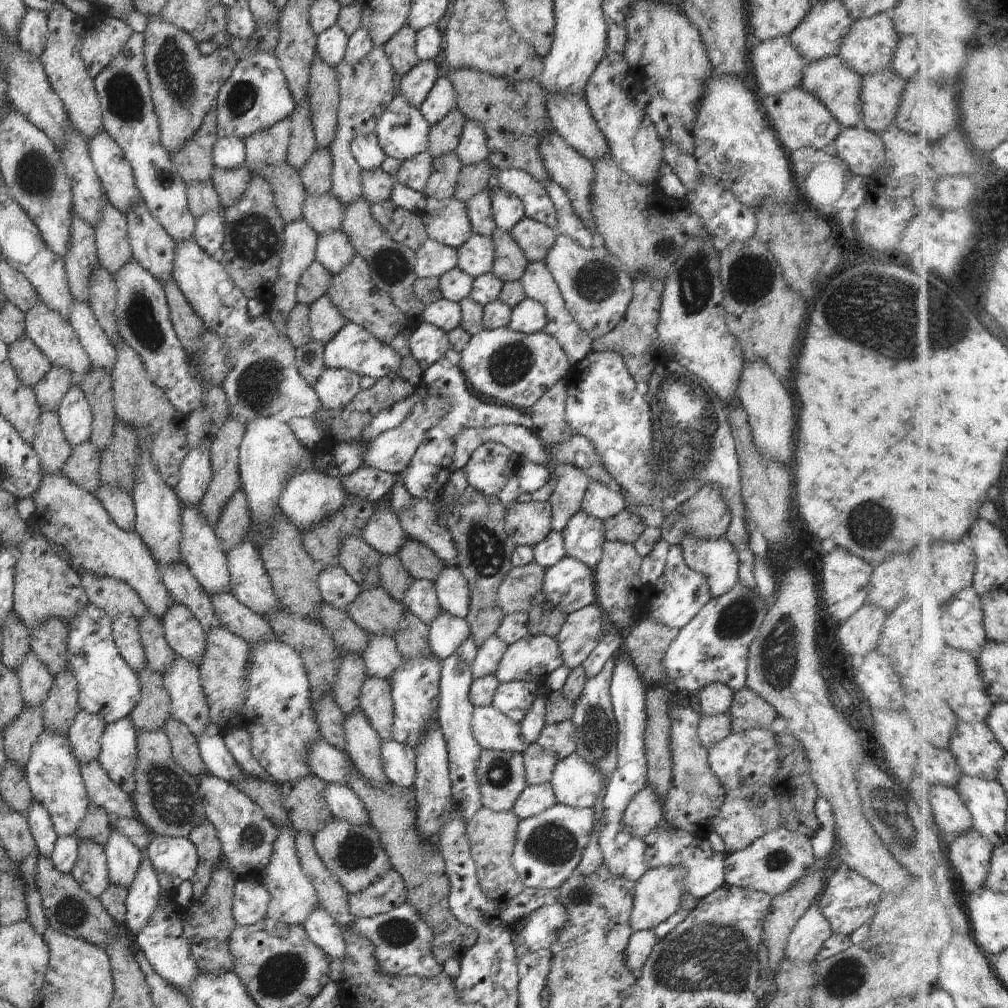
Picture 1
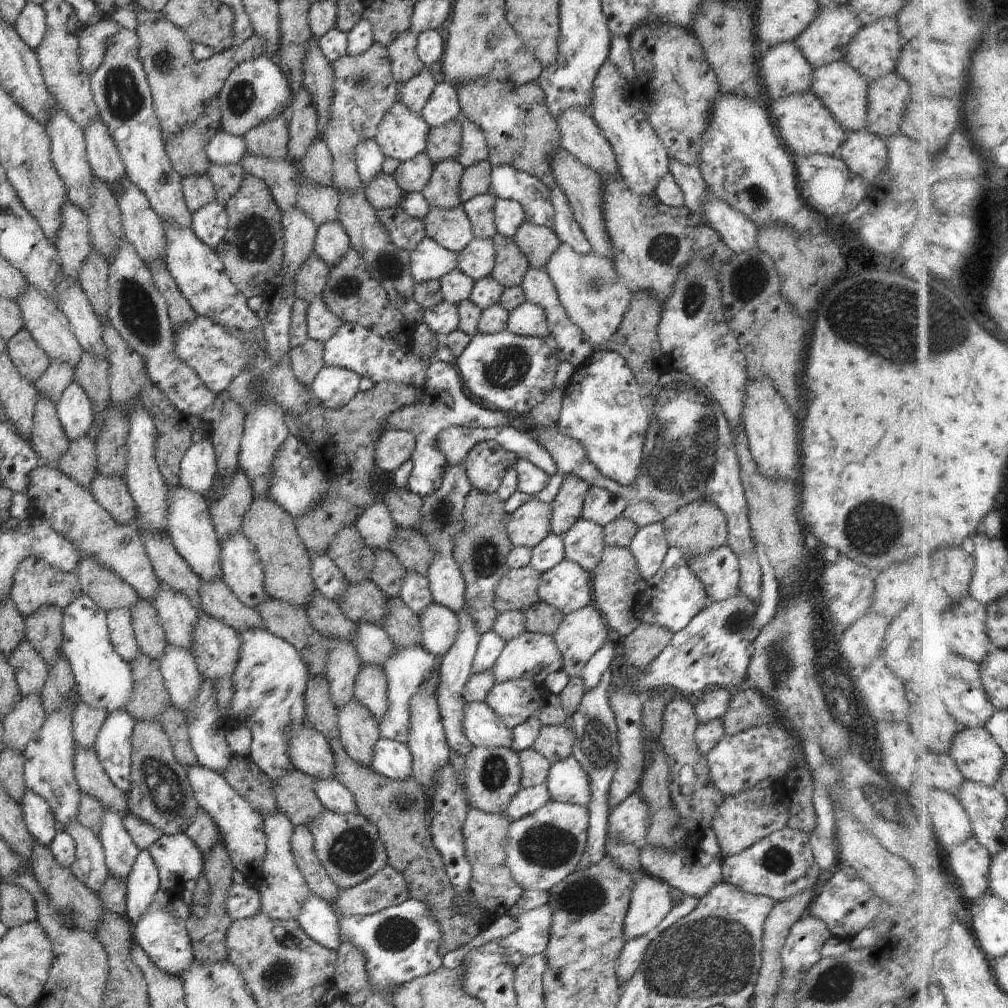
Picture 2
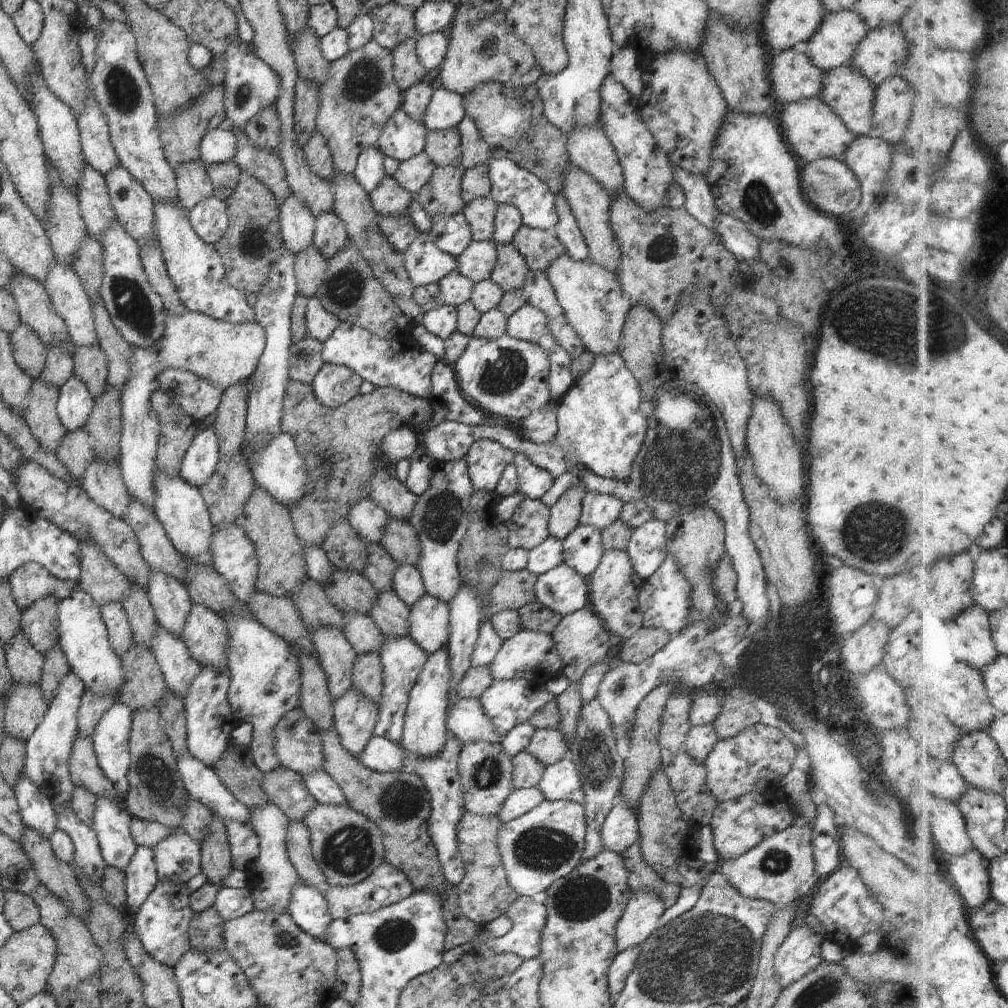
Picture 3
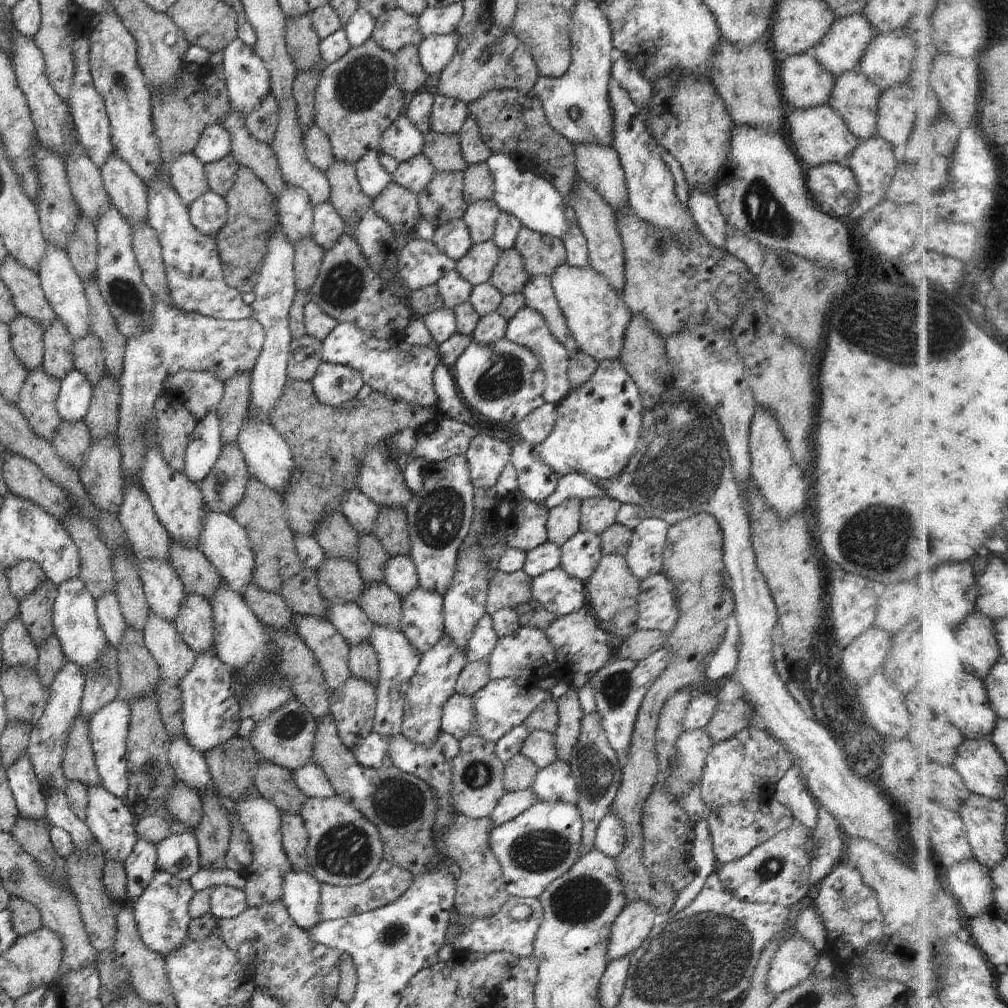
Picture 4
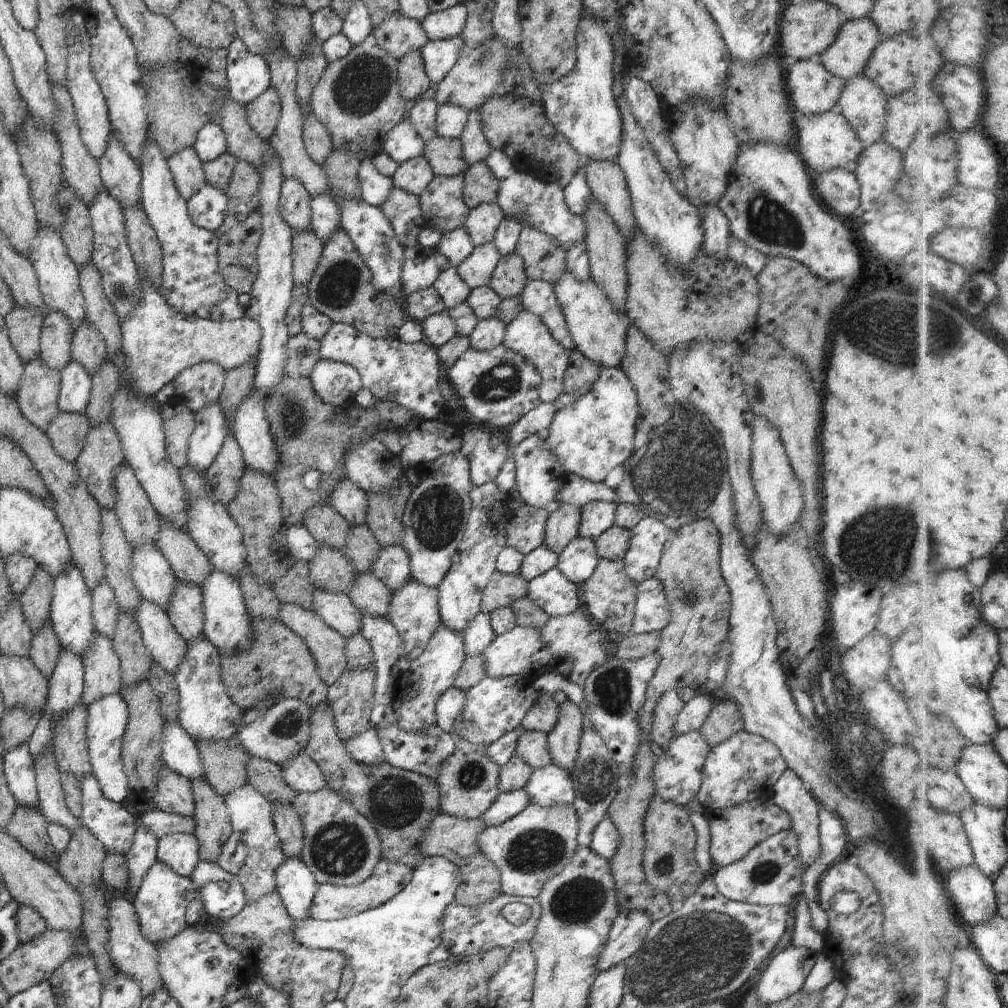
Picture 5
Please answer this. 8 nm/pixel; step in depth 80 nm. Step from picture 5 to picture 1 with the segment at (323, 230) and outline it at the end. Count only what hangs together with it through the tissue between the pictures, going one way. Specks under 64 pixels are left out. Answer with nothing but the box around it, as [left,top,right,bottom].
[315,230,355,275]

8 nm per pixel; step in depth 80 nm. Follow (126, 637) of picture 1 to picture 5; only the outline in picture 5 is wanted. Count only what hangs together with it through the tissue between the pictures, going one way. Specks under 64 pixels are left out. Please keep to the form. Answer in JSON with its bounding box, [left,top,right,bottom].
[91,580,120,640]

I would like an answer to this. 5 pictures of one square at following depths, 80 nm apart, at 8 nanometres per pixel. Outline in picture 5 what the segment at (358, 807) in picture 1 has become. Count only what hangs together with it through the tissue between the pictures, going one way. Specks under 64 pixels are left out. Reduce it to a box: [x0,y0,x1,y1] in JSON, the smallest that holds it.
[280,753,327,793]

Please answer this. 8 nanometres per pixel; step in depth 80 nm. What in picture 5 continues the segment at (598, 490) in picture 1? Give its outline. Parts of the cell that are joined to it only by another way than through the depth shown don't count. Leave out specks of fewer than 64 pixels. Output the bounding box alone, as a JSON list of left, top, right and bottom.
[579,501,618,539]

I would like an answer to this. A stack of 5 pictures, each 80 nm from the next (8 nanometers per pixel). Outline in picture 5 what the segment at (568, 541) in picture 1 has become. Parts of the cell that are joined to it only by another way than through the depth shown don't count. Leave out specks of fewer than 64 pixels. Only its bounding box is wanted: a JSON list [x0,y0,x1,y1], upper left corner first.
[557,535,599,586]

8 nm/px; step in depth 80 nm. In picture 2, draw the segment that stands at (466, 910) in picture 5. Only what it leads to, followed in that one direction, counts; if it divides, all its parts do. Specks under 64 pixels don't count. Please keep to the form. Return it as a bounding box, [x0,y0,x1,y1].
[503,904,553,957]

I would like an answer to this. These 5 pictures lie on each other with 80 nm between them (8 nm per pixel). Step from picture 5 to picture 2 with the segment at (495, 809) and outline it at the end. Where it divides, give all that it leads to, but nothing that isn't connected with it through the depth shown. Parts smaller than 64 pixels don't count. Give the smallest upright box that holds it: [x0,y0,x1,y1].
[504,785,551,821]

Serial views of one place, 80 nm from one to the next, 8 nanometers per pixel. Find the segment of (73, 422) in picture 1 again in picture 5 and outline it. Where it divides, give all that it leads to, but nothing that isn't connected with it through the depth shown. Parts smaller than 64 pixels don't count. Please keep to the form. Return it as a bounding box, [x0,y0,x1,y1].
[57,360,91,415]

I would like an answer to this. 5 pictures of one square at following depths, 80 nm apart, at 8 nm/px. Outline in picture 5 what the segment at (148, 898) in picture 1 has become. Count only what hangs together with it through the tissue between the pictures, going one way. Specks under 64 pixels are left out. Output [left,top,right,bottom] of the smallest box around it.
[124,823,158,897]

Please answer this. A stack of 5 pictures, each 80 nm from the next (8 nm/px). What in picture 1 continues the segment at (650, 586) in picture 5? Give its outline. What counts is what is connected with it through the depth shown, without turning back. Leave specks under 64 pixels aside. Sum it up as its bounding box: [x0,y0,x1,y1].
[643,544,711,630]

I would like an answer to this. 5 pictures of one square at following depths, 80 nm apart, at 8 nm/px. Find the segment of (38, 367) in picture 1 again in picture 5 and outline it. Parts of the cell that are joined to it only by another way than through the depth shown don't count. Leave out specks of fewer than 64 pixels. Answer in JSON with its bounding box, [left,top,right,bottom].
[5,307,44,364]

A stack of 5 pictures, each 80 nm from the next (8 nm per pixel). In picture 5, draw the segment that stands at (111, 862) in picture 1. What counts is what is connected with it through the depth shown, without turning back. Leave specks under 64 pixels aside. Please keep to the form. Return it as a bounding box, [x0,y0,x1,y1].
[78,775,138,856]

